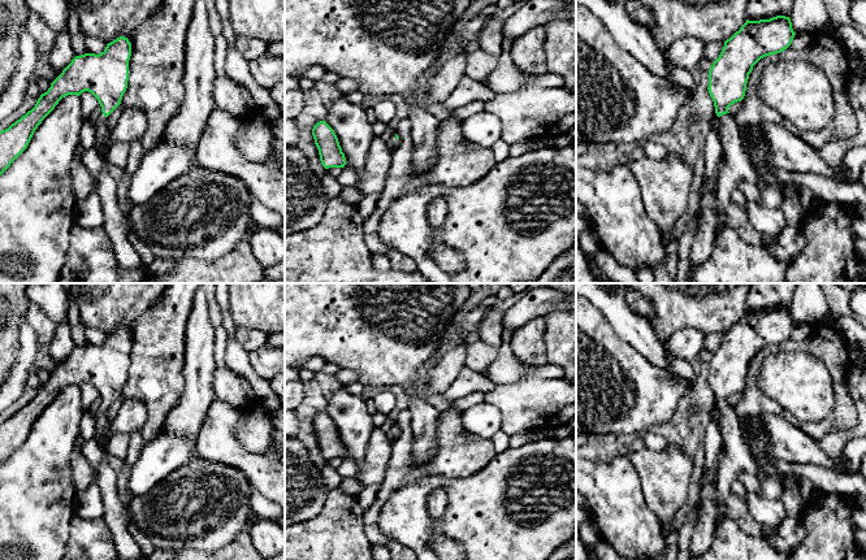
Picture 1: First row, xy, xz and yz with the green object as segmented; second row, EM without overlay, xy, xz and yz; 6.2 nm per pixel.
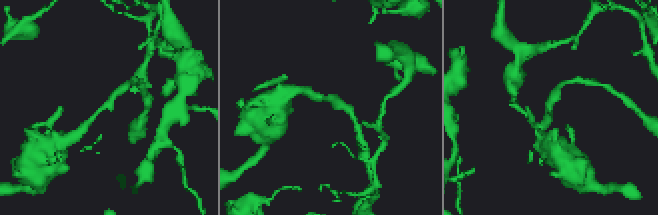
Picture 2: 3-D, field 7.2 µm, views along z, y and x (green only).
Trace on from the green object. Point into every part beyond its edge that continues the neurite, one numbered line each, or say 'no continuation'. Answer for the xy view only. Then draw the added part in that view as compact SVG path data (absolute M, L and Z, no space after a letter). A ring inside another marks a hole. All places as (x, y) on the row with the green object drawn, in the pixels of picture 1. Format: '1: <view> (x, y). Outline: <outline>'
1: xy (103, 137). Outline: M103 113L99 114L95 126L95 139L96 139L96 148L108 148L111 146L111 133L107 127L108 117Z

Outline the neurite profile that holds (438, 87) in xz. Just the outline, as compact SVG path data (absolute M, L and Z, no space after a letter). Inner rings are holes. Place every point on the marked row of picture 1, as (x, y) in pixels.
M463 52L443 62L432 78L423 82L423 95L432 101L445 101L464 75L466 64Z

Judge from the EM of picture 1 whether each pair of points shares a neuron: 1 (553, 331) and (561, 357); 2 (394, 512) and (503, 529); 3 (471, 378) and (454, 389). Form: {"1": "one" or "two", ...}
{"1": "one", "2": "one", "3": "one"}

